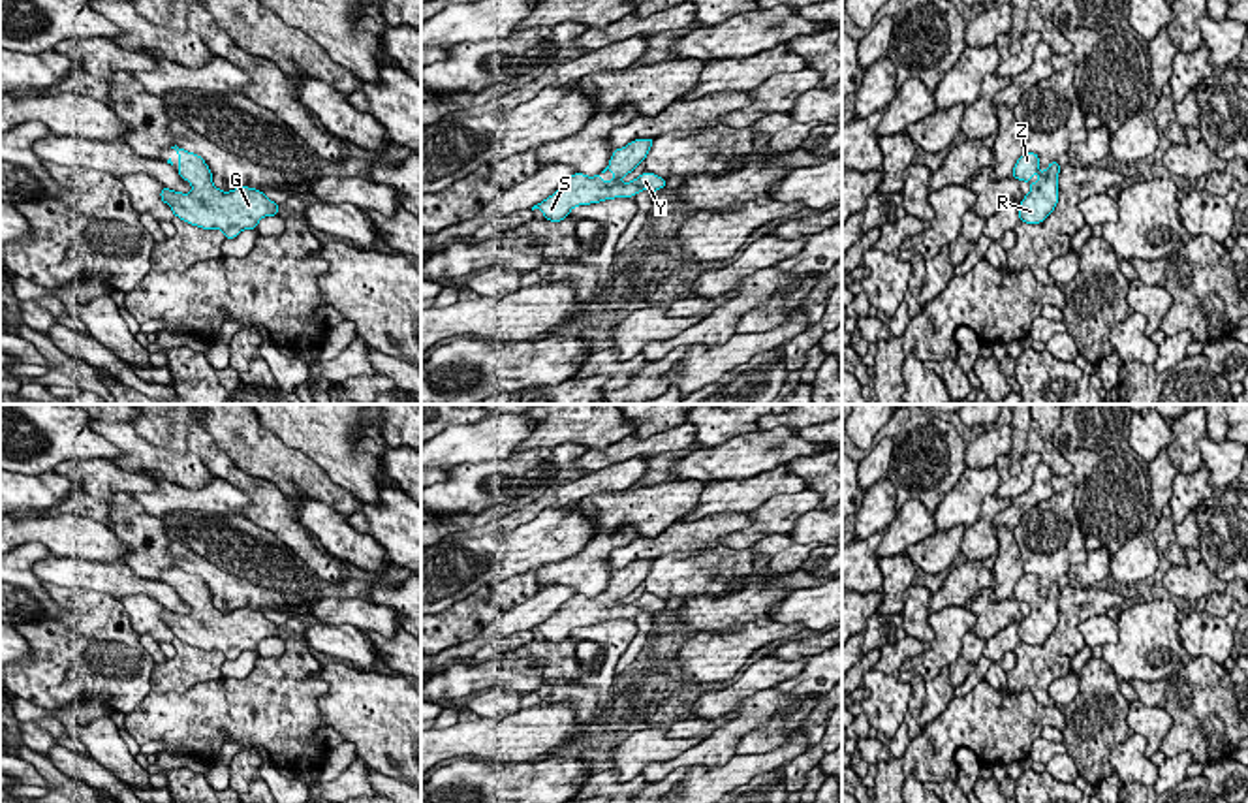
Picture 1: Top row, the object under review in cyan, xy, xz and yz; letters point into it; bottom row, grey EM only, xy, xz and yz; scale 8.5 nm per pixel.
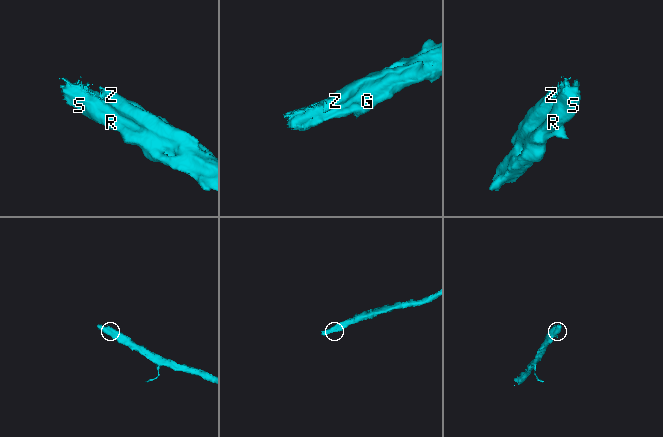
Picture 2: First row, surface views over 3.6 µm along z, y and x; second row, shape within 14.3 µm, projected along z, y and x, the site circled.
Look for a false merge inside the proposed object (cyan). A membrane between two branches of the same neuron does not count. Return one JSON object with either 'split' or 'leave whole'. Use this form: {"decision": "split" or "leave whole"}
{"decision": "leave whole"}

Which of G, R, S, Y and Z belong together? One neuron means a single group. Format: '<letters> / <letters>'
G R S Y Z

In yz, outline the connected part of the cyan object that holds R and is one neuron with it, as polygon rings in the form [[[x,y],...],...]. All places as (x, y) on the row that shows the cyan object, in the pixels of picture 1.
[[[1022,152],[1013,167],[1017,181],[1030,184],[1030,192],[1019,203],[1019,218],[1026,224],[1041,224],[1058,203],[1058,162],[1051,162],[1049,167],[1039,171],[1039,156],[1036,152]]]

